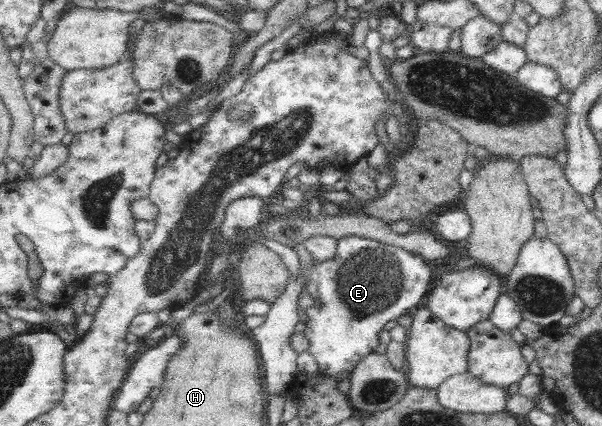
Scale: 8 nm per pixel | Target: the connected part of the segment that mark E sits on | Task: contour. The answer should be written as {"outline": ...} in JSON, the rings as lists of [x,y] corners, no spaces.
{"outline":[[[347,236],[338,239],[336,256],[324,262],[315,262],[311,268],[307,292],[321,303],[320,307],[307,308],[306,329],[303,333],[310,341],[309,352],[319,365],[318,373],[338,380],[349,378],[358,363],[380,346],[380,332],[390,320],[398,320],[404,314],[412,313],[424,296],[430,292],[432,268],[427,259],[390,244],[364,238]]]}

